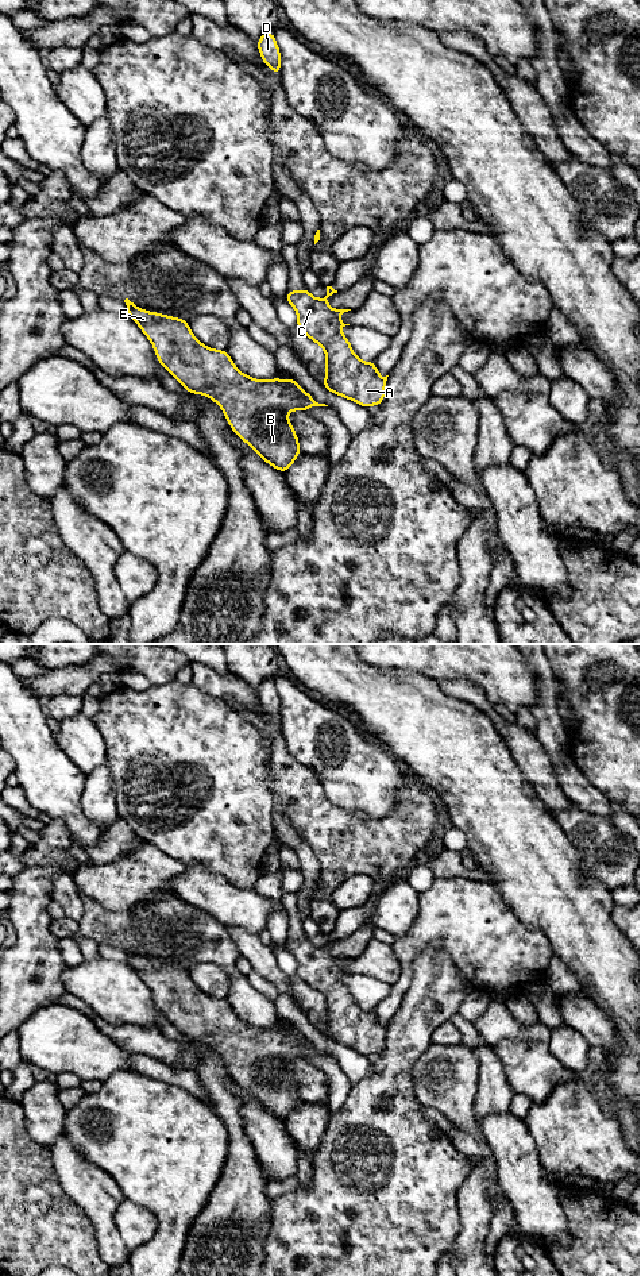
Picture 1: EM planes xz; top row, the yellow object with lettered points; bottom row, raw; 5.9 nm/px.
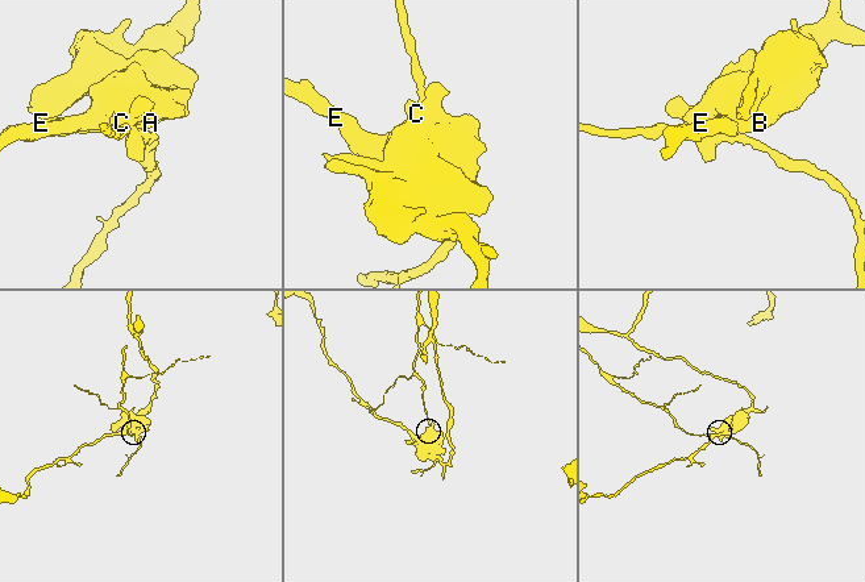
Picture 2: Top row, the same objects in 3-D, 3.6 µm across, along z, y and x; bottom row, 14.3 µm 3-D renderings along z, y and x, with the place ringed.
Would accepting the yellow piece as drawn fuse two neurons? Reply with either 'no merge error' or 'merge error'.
merge error

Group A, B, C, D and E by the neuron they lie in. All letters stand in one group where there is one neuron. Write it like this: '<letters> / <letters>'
A B C E / D

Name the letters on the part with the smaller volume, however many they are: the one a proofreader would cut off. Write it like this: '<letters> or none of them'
D

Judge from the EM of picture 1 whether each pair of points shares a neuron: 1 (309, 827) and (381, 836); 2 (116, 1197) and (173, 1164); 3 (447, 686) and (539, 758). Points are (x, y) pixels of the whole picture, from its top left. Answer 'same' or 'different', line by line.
1: same
2: different
3: same

